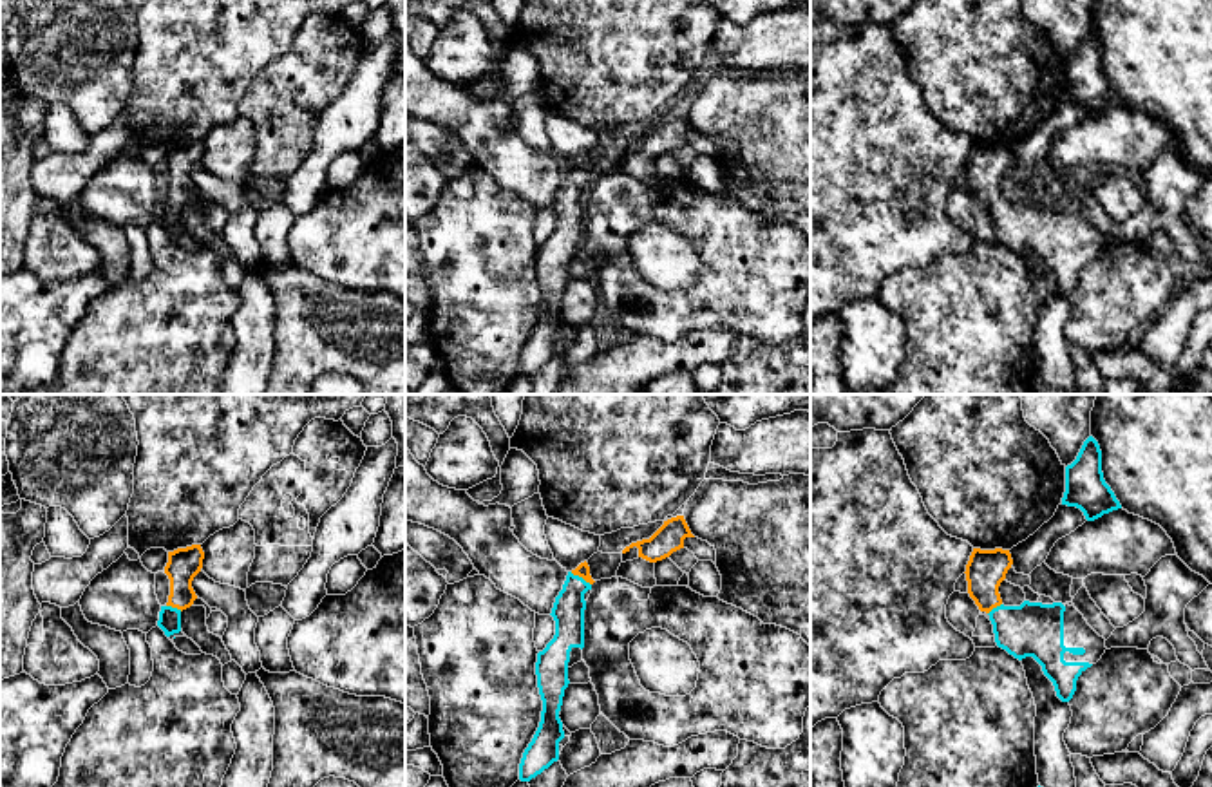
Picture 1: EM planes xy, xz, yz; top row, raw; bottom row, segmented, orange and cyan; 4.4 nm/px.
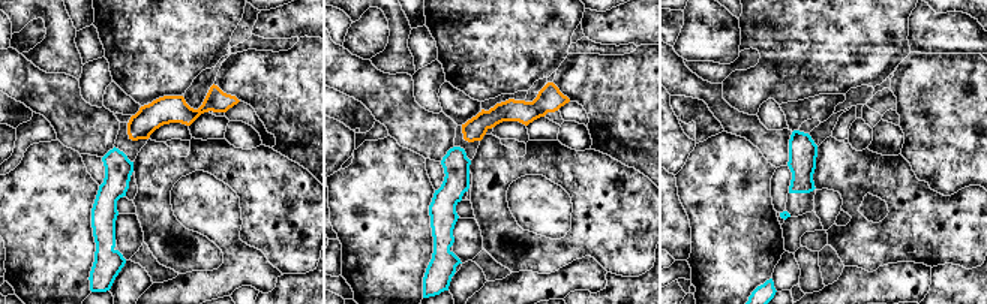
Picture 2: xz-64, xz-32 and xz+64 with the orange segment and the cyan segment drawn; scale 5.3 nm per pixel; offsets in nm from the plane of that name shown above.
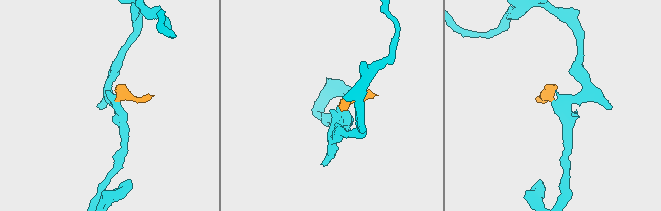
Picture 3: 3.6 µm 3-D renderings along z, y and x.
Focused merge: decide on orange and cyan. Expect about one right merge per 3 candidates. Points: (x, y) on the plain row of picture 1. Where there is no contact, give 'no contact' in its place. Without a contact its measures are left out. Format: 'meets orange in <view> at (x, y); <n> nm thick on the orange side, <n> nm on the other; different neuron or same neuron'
meets orange in xz at (581, 170); 60 nm thick on the orange side, 140 nm on the other; same neuron

